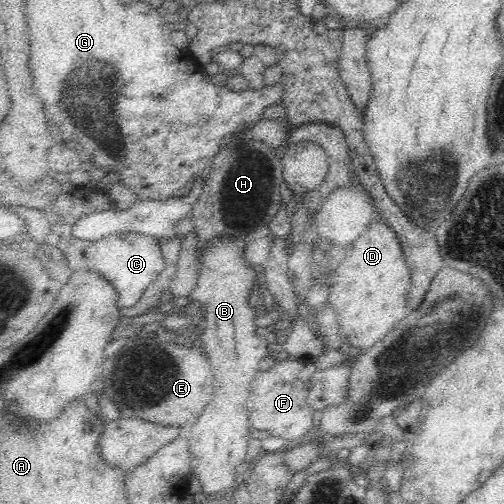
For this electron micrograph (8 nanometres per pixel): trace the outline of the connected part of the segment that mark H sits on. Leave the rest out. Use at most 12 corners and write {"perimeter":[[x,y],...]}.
{"perimeter":[[231,135],[191,211],[198,264],[280,208],[275,148]]}

